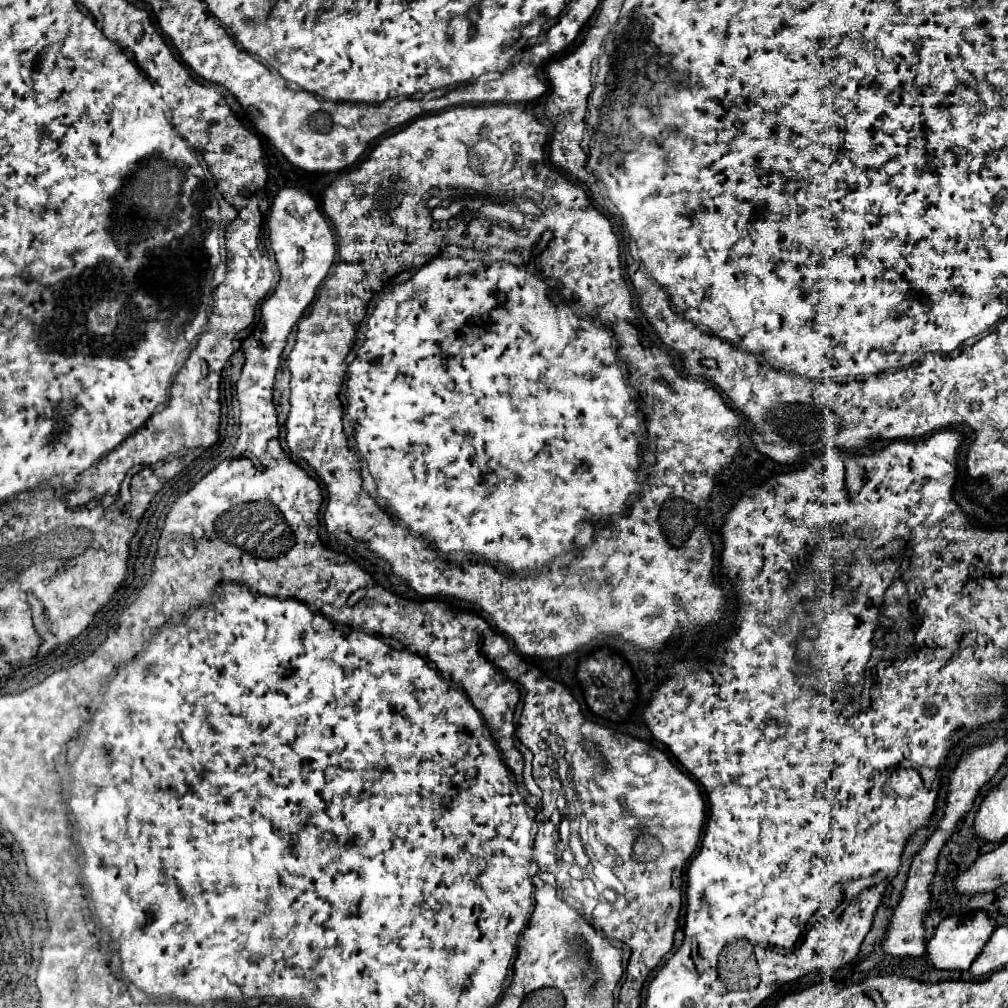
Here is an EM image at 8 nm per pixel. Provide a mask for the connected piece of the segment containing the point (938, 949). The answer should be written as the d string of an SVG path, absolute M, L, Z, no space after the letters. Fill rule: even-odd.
M973 912L973 916L965 914L965 916L945 918L937 926L935 936L927 942L927 964L937 970L967 970L971 962L979 956L981 948L985 946L993 930L995 930L995 922L987 918L983 912Z

